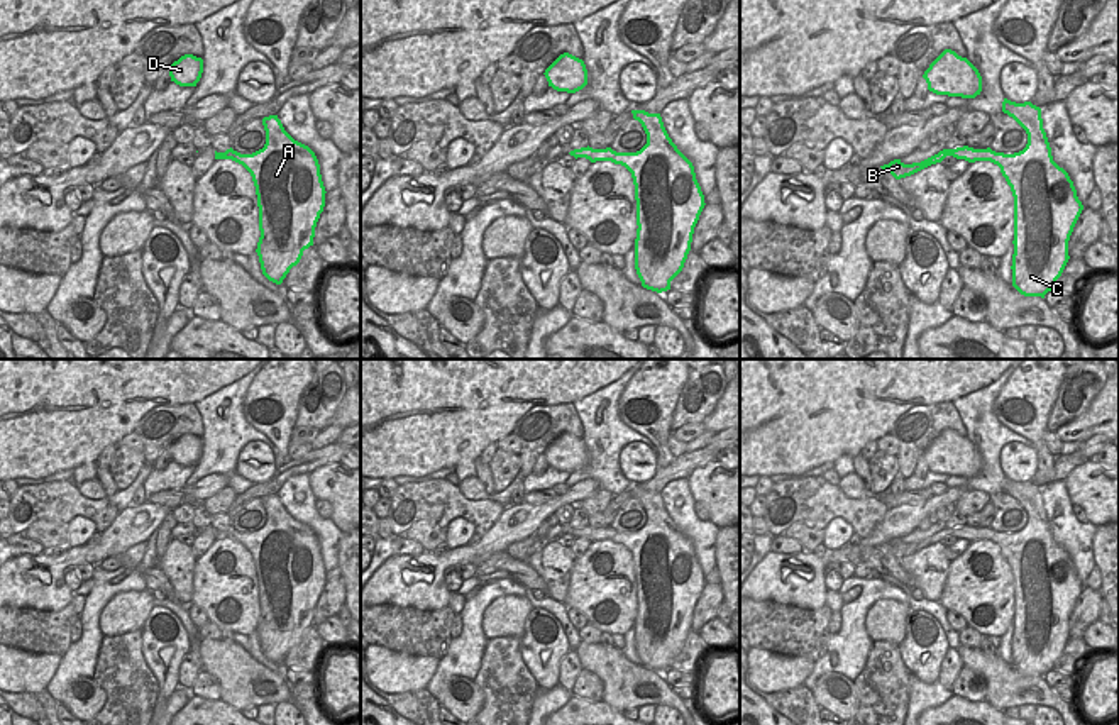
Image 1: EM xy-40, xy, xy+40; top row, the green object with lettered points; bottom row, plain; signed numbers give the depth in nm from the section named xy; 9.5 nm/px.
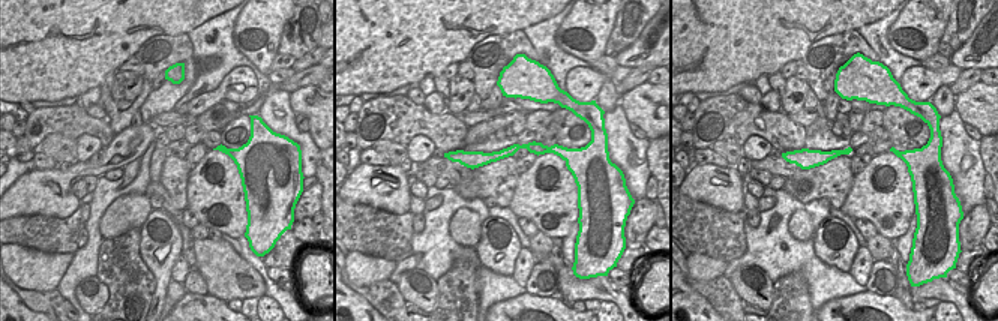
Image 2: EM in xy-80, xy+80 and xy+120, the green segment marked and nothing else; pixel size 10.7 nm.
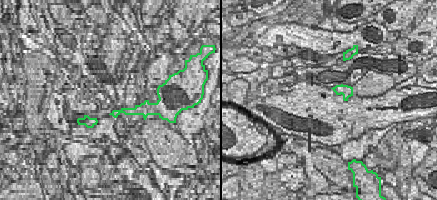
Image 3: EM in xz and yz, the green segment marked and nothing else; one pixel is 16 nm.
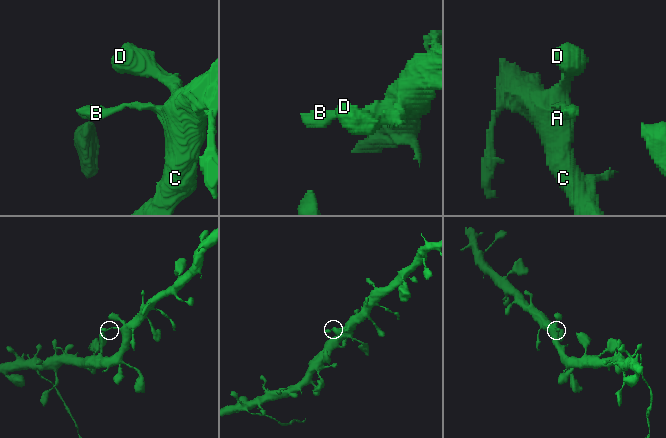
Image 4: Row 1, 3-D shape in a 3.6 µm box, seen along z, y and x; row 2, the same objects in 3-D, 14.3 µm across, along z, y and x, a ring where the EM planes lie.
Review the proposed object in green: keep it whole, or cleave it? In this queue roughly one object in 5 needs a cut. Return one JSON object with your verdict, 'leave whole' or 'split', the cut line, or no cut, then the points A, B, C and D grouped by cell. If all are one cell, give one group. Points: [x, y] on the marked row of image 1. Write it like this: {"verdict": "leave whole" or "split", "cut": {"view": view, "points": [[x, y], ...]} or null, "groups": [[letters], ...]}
{"verdict": "leave whole", "cut": null, "groups": [["A", "B", "C", "D"]]}

